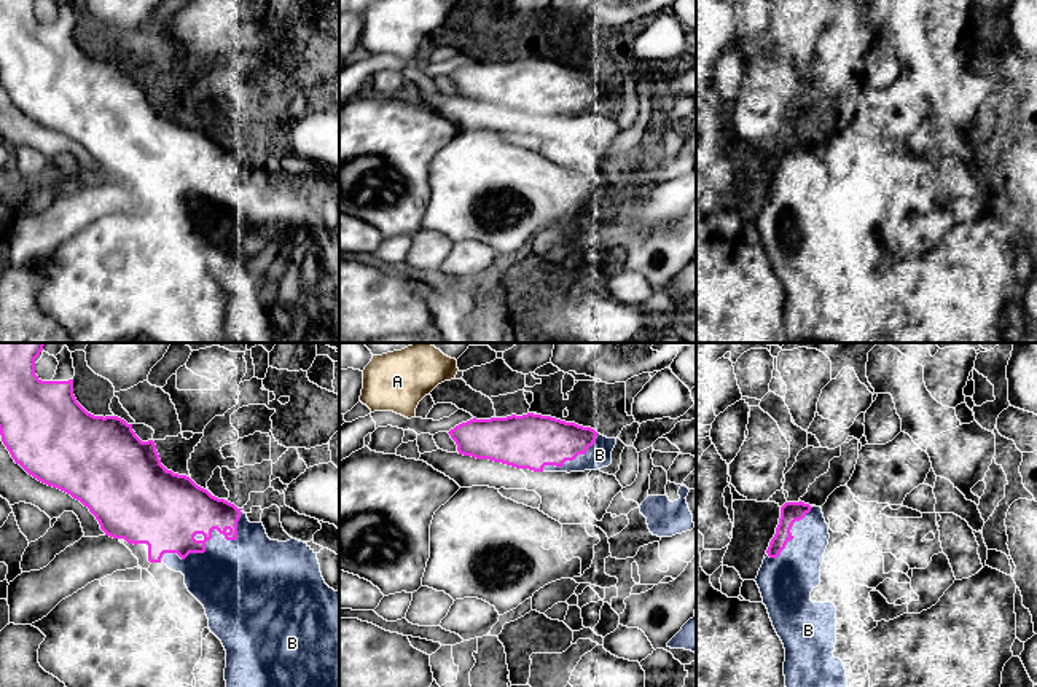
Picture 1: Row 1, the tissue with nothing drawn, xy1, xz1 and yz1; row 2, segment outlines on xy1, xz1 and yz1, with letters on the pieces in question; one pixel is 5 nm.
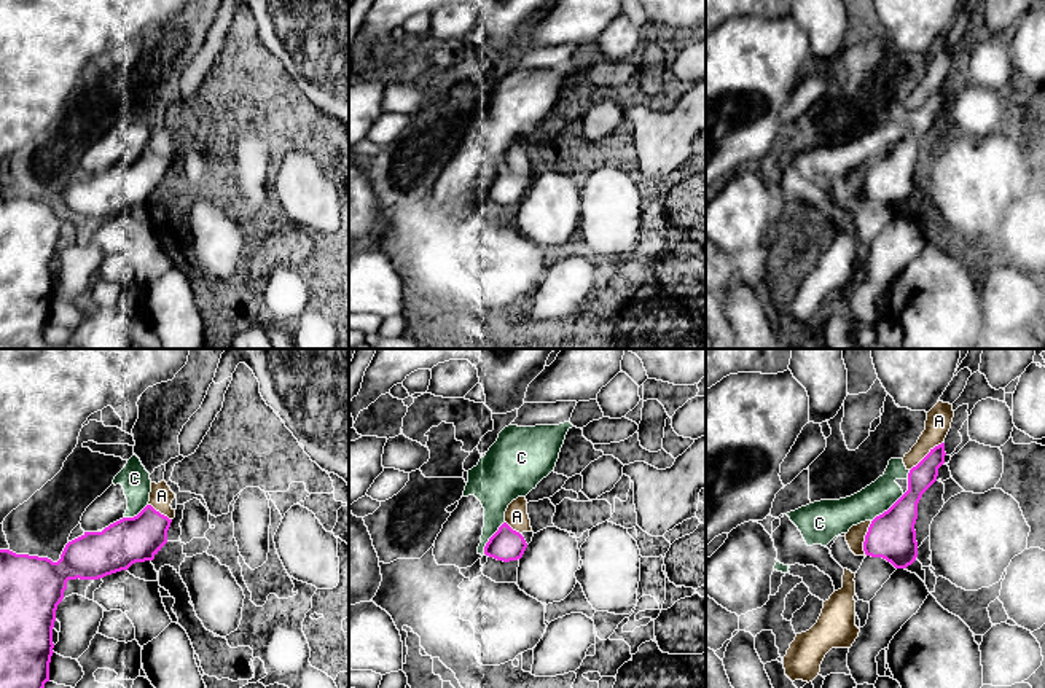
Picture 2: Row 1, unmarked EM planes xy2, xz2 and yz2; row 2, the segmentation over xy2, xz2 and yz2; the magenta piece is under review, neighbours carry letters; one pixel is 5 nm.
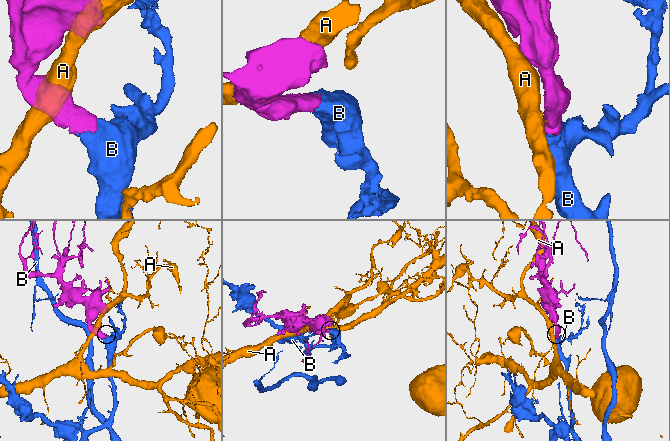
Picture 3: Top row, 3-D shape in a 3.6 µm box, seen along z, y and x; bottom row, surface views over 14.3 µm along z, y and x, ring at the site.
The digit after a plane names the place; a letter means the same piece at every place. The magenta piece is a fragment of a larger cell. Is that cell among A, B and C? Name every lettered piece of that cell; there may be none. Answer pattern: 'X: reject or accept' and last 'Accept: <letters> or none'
A: reject
B: accept
C: reject
Accept: B

